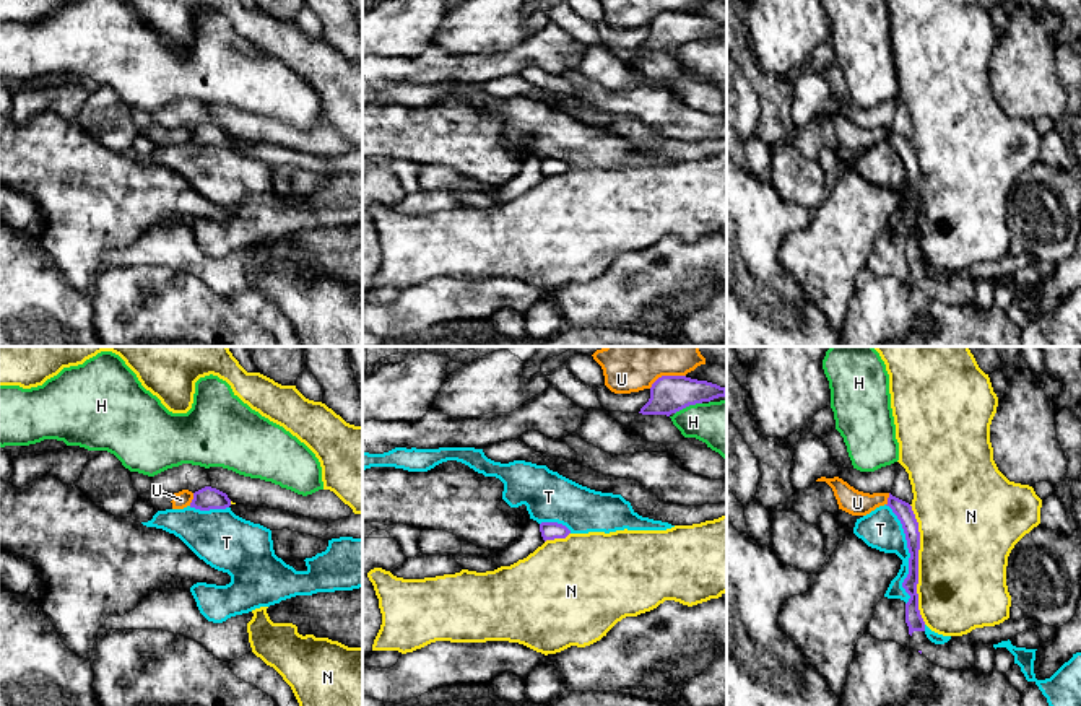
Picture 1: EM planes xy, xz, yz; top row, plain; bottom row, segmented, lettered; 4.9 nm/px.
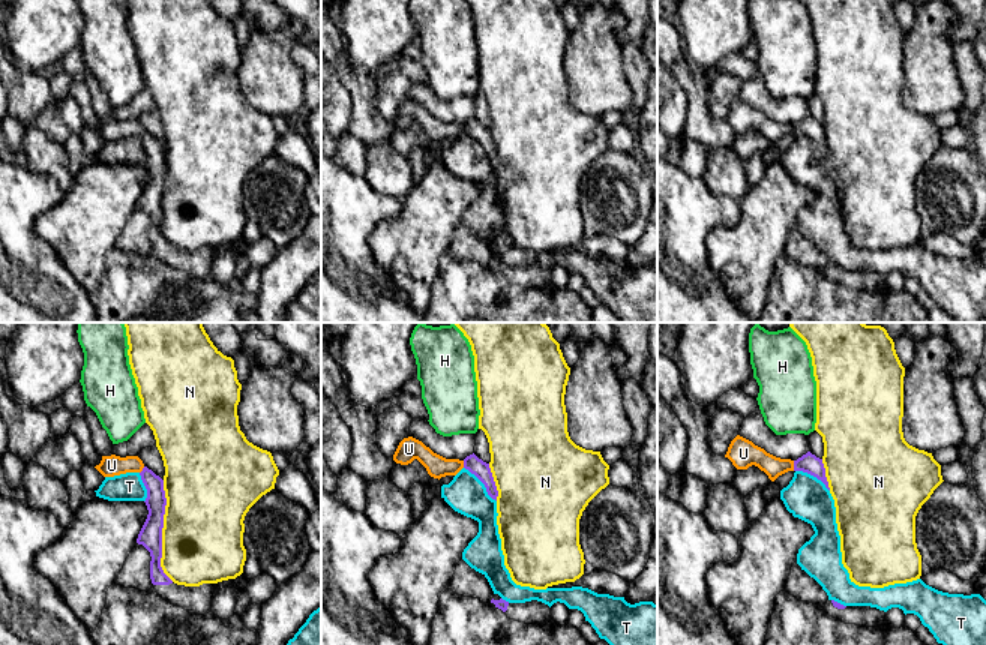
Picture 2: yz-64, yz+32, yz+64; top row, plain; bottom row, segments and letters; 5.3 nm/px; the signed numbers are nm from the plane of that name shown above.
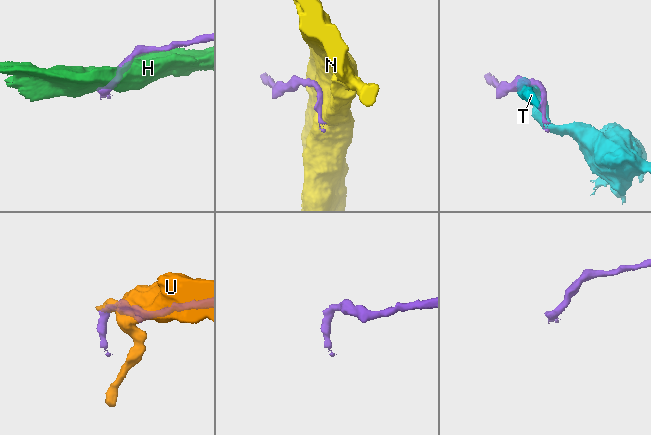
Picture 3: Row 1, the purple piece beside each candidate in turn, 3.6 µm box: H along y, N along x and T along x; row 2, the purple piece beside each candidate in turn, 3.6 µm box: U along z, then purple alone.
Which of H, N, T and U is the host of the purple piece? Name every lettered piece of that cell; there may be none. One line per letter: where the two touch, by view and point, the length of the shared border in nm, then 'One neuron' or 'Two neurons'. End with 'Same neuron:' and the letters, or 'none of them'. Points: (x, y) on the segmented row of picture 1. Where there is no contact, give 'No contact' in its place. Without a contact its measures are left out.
H: Touches purple at xz (688, 405). Shared border 150 nm. Two neurons
N: Touches purple at yz (917, 565). Shared border 600 nm. Two neurons
T: Touches purple at yz (909, 552). Shared border 500 nm. One neuron
U: Touches purple at xz (667, 376). Shared border 200 nm. Two neurons
Same neuron: T

